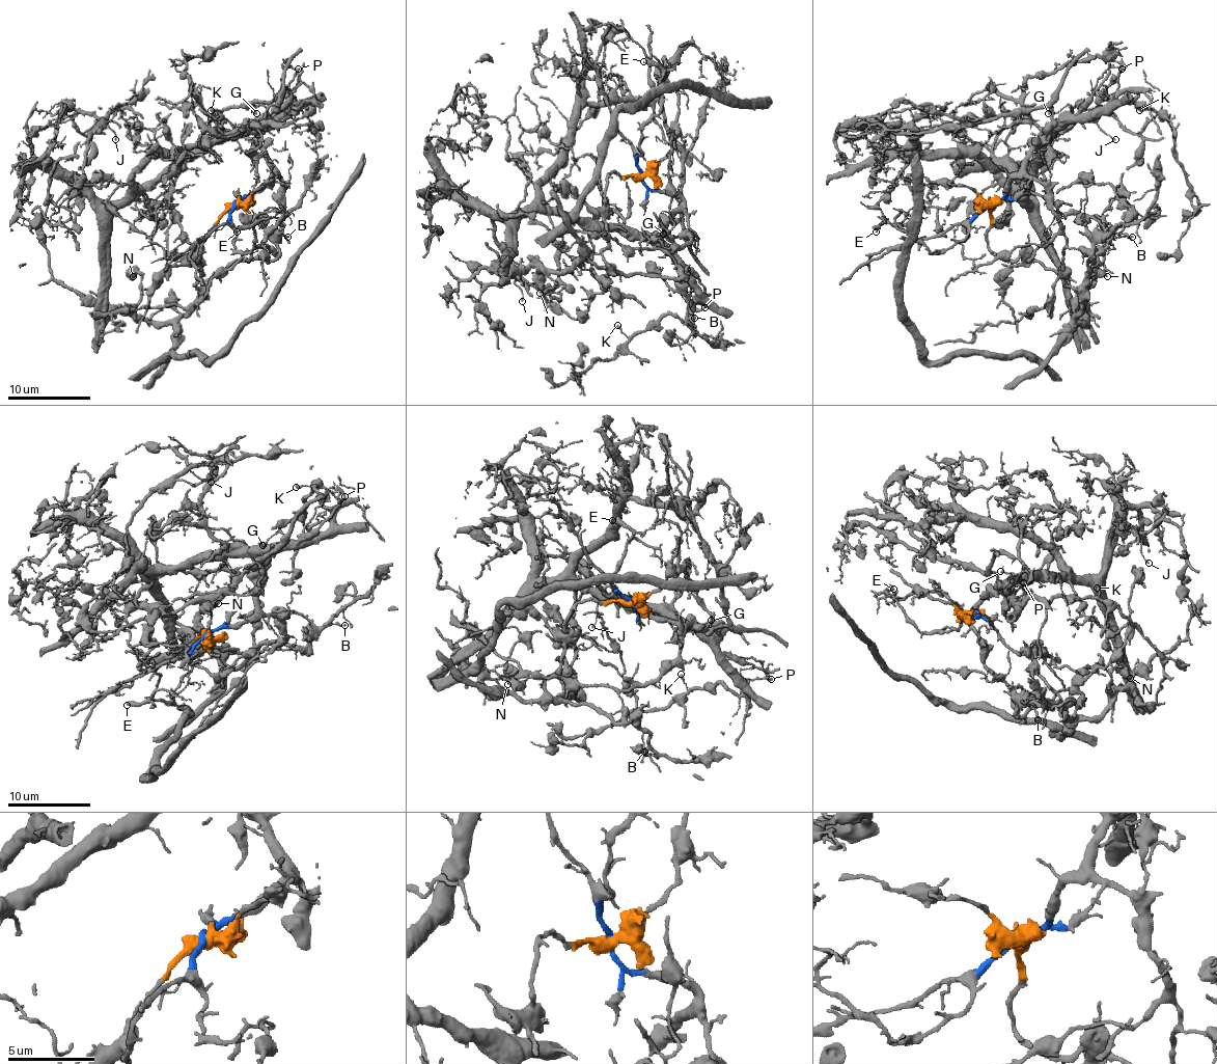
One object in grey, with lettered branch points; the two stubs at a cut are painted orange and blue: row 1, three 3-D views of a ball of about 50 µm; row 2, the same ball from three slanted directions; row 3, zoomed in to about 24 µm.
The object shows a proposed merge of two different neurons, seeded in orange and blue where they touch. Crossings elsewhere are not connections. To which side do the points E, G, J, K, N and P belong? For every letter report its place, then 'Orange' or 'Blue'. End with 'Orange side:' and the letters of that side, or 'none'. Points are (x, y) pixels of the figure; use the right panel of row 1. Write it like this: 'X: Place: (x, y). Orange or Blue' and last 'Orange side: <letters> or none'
E: Place: (876, 232). Blue
G: Place: (1048, 113). Blue
J: Place: (1115, 139). Blue
K: Place: (1139, 110). Blue
N: Place: (1107, 276). Orange
P: Place: (1122, 69). Blue
Orange side: N

